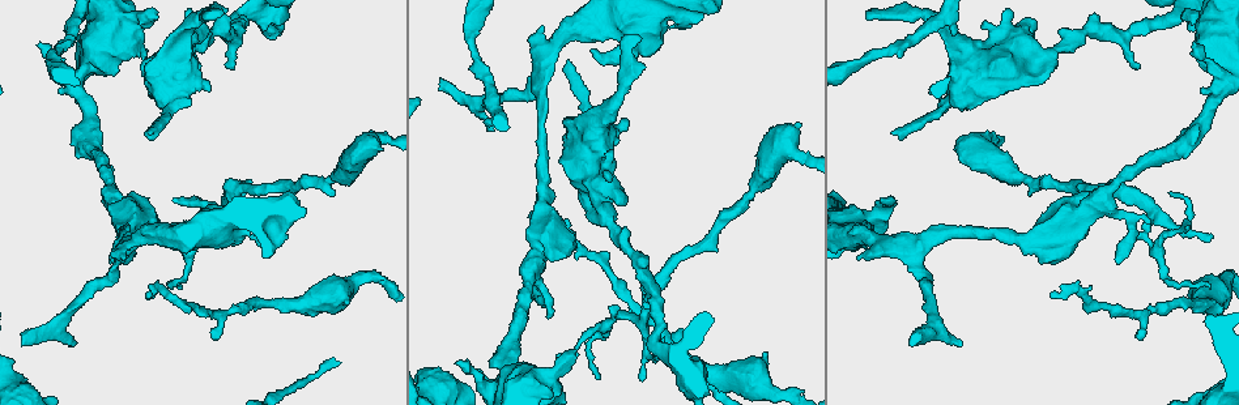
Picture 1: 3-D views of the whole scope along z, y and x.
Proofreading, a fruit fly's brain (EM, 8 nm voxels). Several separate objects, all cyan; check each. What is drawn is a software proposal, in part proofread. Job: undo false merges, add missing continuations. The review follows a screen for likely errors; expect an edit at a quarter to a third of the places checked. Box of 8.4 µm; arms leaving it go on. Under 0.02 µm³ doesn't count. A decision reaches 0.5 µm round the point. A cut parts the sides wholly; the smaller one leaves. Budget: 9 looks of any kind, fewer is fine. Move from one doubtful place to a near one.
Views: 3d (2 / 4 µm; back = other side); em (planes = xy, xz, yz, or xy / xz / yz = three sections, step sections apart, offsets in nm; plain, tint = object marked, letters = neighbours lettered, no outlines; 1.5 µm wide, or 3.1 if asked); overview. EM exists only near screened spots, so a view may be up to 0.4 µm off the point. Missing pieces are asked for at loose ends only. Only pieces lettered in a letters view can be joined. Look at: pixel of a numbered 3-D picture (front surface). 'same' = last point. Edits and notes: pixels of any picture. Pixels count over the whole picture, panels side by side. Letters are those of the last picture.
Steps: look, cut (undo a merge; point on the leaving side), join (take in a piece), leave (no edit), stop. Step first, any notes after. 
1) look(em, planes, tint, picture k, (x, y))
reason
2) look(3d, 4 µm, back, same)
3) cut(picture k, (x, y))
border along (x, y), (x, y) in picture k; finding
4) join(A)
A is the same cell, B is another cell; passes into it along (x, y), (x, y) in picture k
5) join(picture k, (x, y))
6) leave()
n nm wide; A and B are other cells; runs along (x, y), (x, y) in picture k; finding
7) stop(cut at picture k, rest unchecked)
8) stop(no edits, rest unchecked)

look(3d, 2 µm, picture 1, (1142, 340))
branch stops here

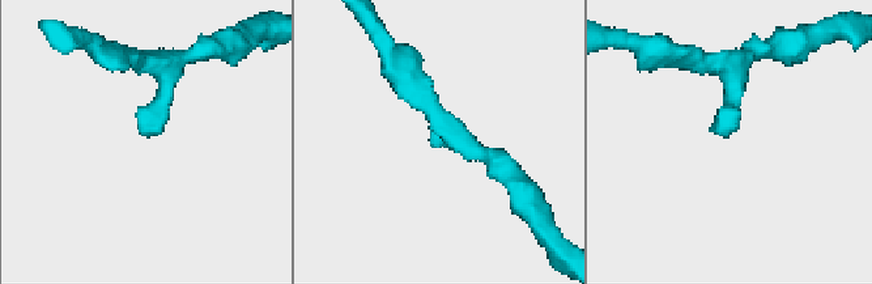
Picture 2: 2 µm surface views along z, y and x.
look(em, xy, step 8, letters, picture 2, (724, 135))
now the EM

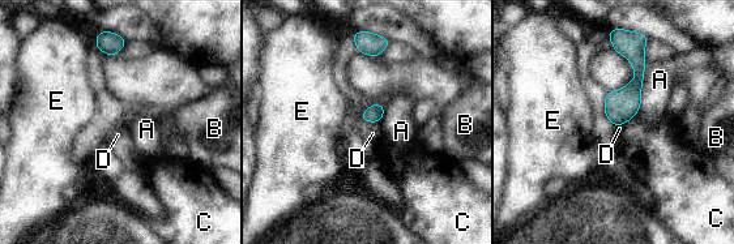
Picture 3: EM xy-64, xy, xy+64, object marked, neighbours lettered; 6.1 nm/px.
look(em, planes, letters, same)
another direction

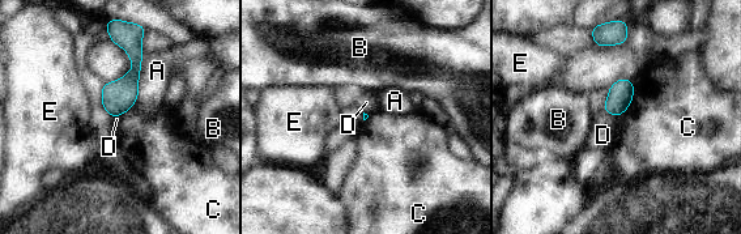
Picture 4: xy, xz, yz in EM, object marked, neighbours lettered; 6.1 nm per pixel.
leave()
A, B, C, D and E are other cells; border along (603, 110), (617, 118) in picture 4; no lettered piece goes on from it

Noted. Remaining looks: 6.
look(em, planes, plain, picture 1, (639, 379))
tapers out

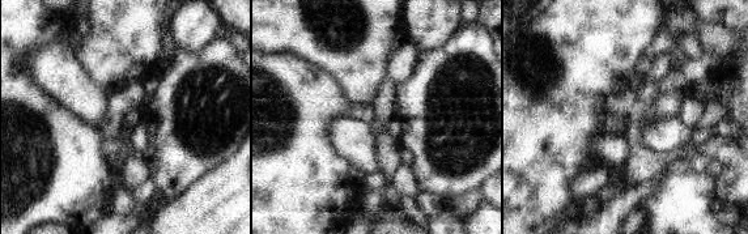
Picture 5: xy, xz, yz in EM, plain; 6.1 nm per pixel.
look(em, planes, letters, same)

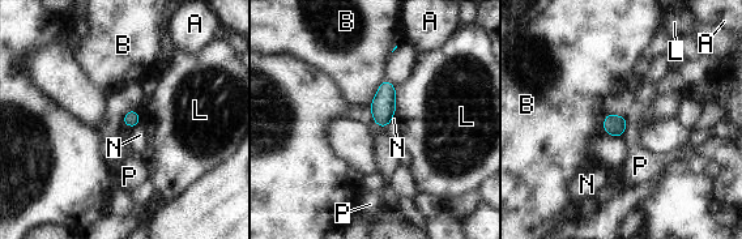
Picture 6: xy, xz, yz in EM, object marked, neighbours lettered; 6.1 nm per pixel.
leave()
L touches over 190 nm; A, B, L, N and P are other cells; no lettered piece goes on from it

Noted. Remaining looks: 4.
look(em, planes, letters, picture 1, (1137, 65))
free end

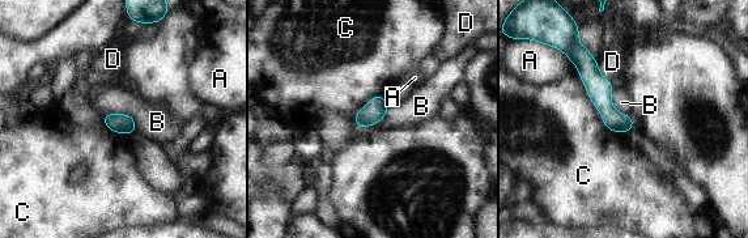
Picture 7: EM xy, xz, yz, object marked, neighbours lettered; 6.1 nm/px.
leave()
A, B, C and D are other cells; runs along (583, 55), (607, 113), (624, 130) in picture 7; no lettered piece goes on from it

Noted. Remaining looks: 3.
look(3d, 4 µm, back, picture 1, (912, 343))
free end

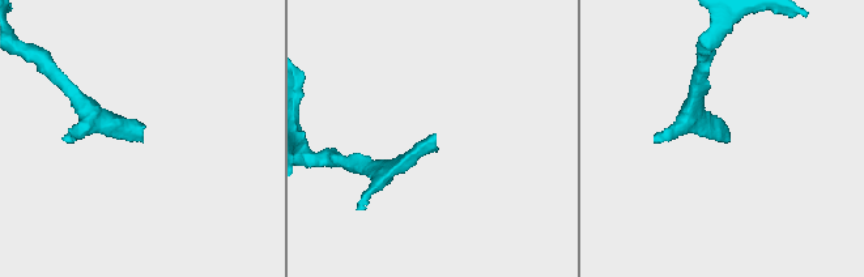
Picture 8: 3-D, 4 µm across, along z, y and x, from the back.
look(em, planes, letters, picture 8, (727, 140))
now the EM

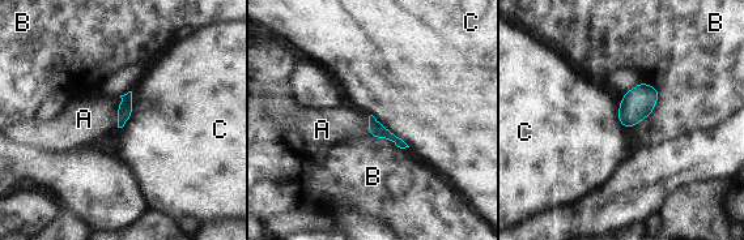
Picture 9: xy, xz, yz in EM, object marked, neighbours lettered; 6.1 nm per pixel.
join(A)
A is the same cell, B and C are other cells; it goes on there

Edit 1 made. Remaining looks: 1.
stop(join at picture 9, rest unchecked)

